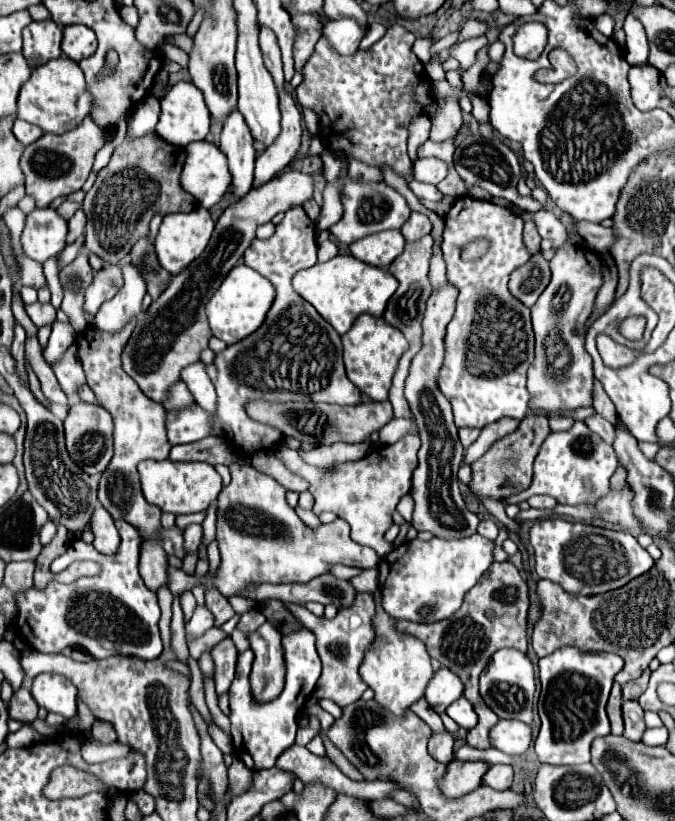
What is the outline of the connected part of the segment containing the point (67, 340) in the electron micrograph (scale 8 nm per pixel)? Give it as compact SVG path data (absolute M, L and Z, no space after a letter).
M56 321L52 325L52 333L50 333L48 347L44 349L44 359L48 363L54 363L56 359L60 359L62 353L68 349L68 345L74 343L74 335L76 335L76 331L72 329L72 325Z

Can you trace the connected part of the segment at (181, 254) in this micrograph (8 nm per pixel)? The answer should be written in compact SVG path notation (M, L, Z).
M198 207L192 213L170 213L164 217L162 227L158 231L156 237L156 257L158 263L172 275L178 275L180 271L184 271L186 265L192 263L192 259L196 259L198 255L202 255L202 251L206 249L210 235L214 231L214 221L208 213L208 209Z

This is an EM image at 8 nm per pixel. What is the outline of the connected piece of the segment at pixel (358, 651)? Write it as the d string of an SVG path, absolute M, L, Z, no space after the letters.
M358 593L356 601L348 609L340 609L334 619L320 619L314 617L310 611L306 611L302 605L292 607L294 615L316 635L316 649L322 659L322 675L316 683L314 695L318 699L332 699L340 707L346 707L362 697L362 693L368 689L368 685L358 675L358 667L364 659L366 647L372 643L372 617L374 617L374 601L370 593Z

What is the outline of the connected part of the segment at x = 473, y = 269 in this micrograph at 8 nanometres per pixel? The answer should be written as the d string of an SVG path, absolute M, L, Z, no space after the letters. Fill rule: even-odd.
M462 197L456 199L454 207L446 215L446 229L444 229L444 261L448 265L448 279L450 283L460 289L456 313L446 329L446 355L442 363L442 371L438 375L438 389L452 405L454 423L456 427L476 427L482 429L502 417L522 419L528 413L528 389L526 389L526 369L534 361L534 333L530 323L530 309L514 299L508 291L508 277L510 273L524 265L530 255L522 243L522 229L524 221L520 215L510 211L508 207L494 205L490 201ZM488 239L490 247L478 261L462 261L461 253L471 240Z

